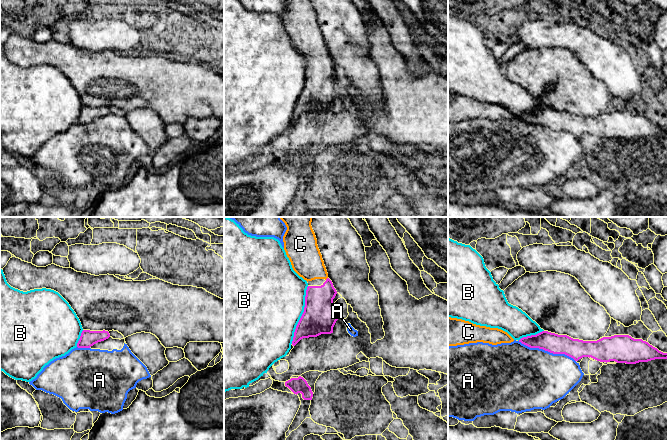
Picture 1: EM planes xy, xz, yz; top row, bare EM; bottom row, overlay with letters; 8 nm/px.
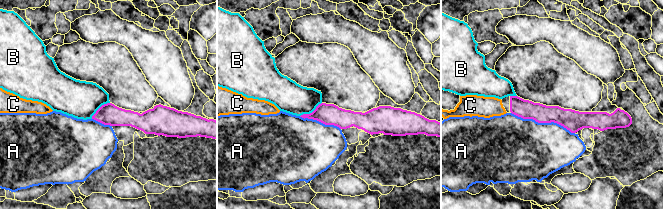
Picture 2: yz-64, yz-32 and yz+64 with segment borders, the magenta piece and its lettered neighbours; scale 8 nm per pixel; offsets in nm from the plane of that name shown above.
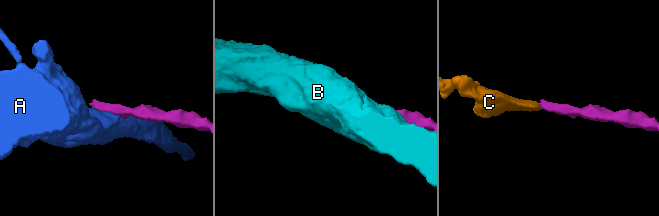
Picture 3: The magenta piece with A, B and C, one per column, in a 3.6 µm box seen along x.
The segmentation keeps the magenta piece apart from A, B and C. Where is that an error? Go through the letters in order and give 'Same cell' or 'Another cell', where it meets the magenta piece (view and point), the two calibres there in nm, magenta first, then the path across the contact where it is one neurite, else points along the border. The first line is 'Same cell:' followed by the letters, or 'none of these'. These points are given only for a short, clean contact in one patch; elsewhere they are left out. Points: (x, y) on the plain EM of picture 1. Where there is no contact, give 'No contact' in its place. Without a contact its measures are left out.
Same cell: C
A: Another cell. Touches magenta at yz (547, 126). Thickness 160 nm (magenta) against 480 nm
B: Another cell. Touches magenta at xz (302, 91). Thickness 260 nm (magenta) against 480 nm
C: Same cell. No contact

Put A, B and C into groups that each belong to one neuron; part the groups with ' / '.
A / B / C

